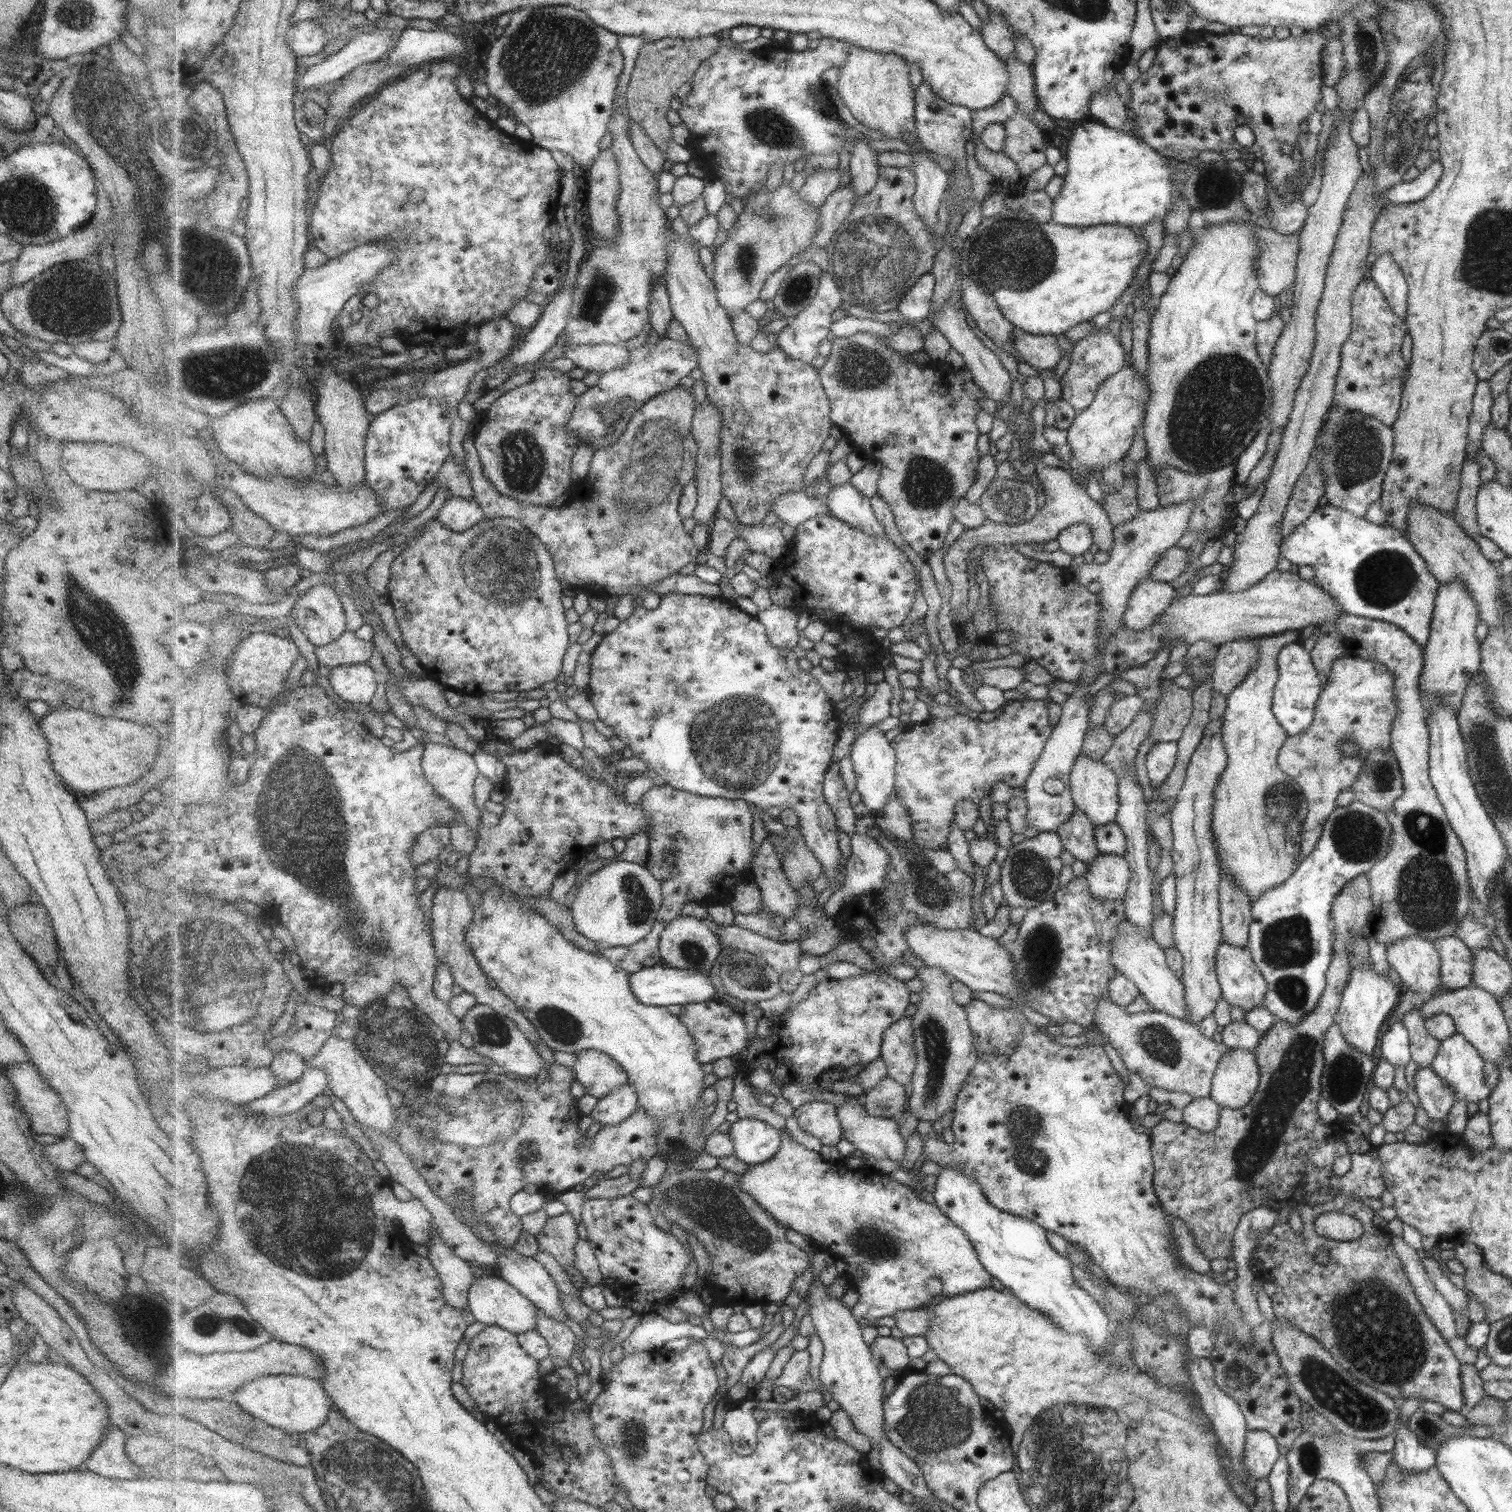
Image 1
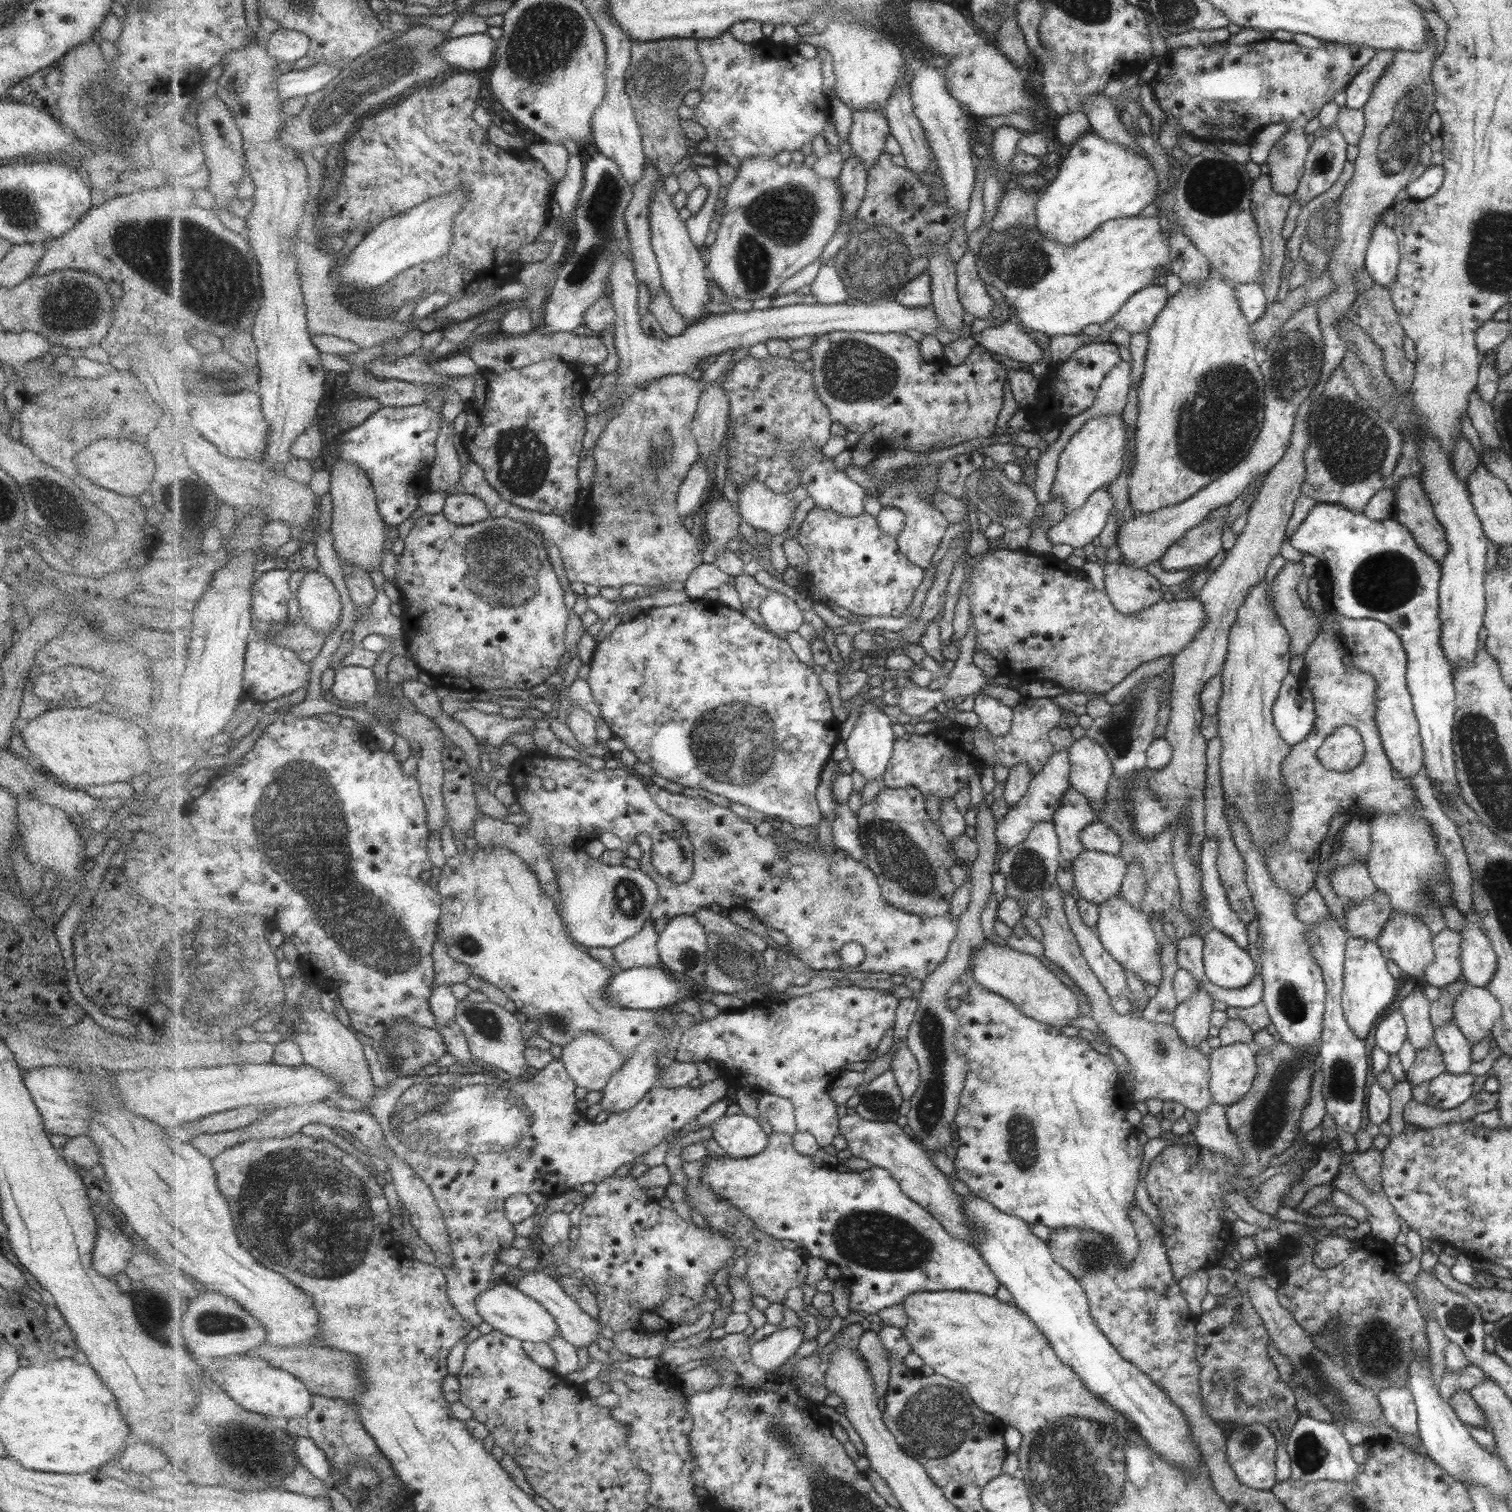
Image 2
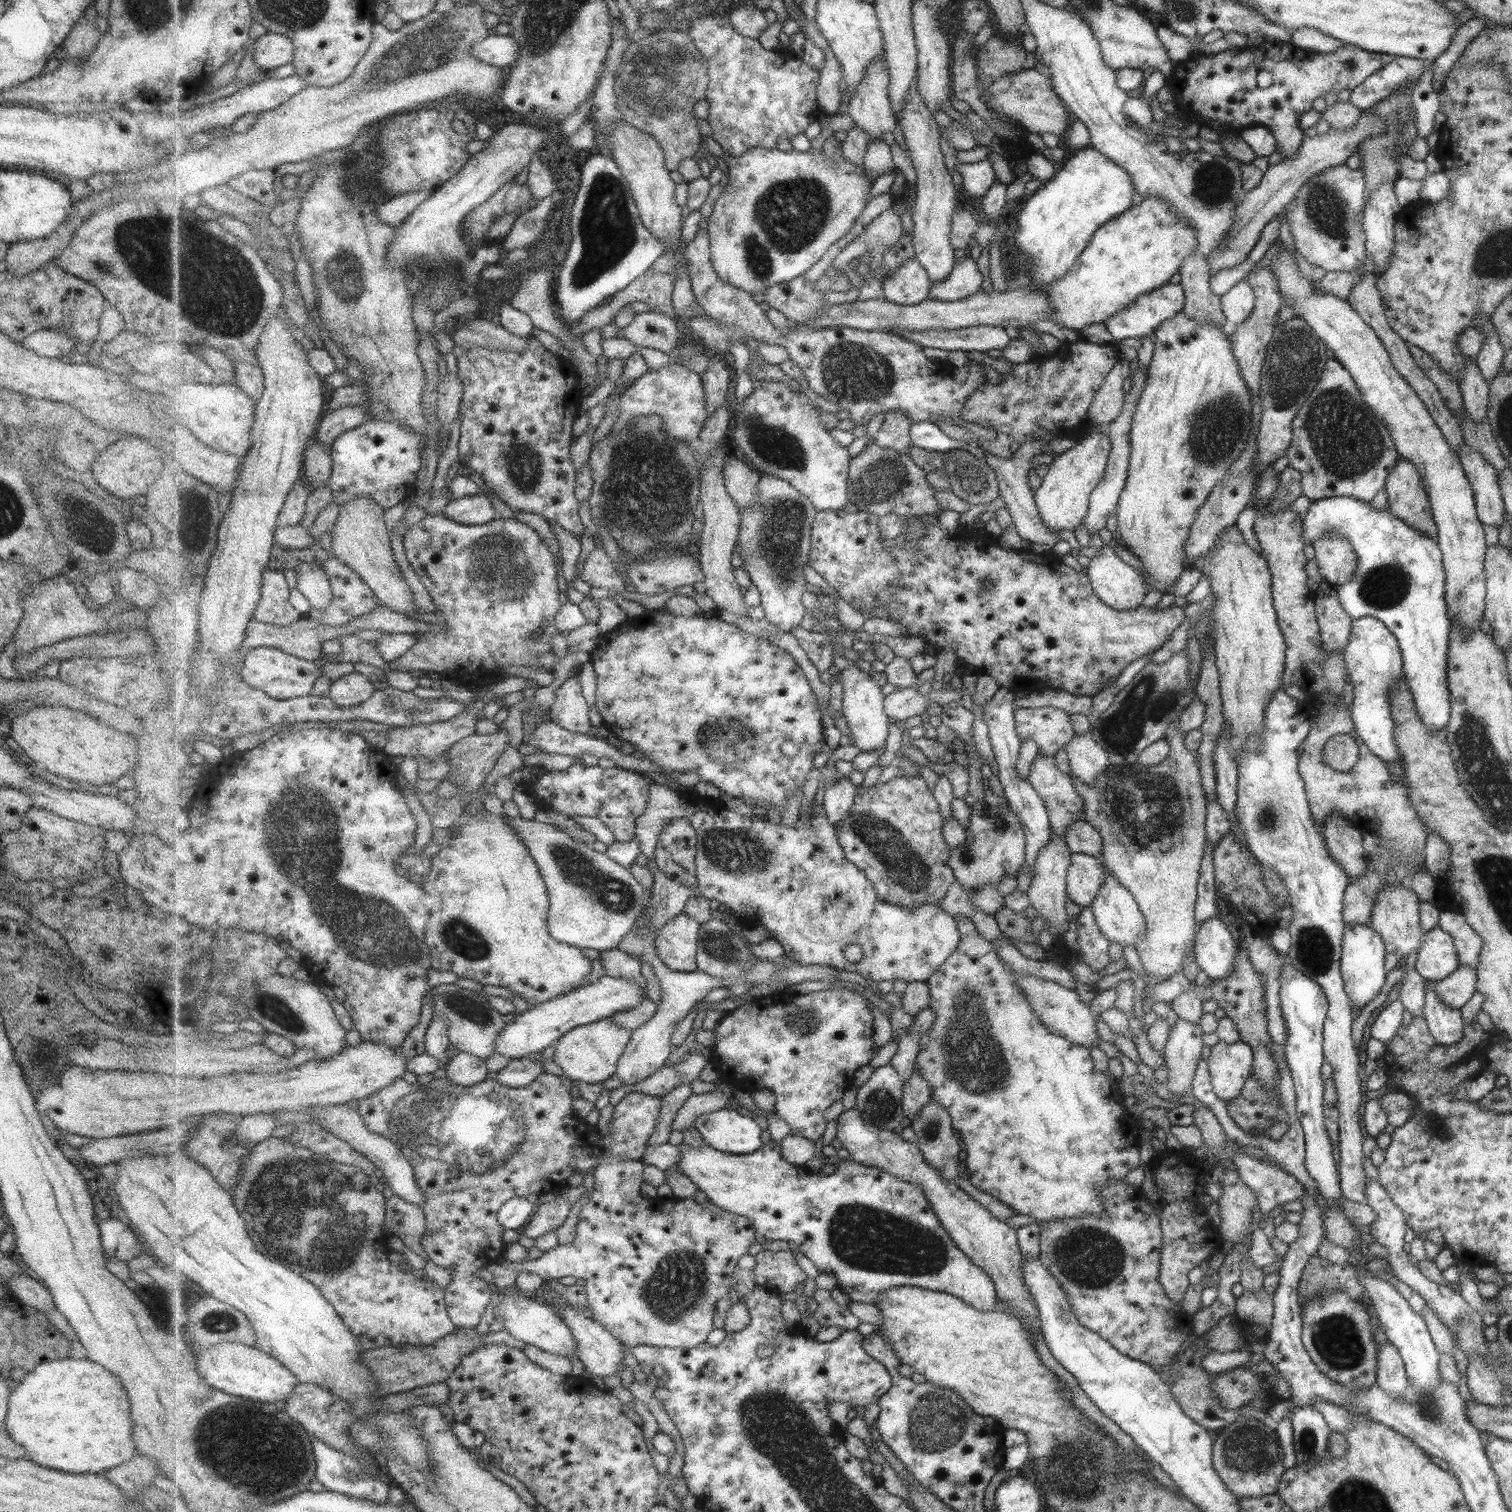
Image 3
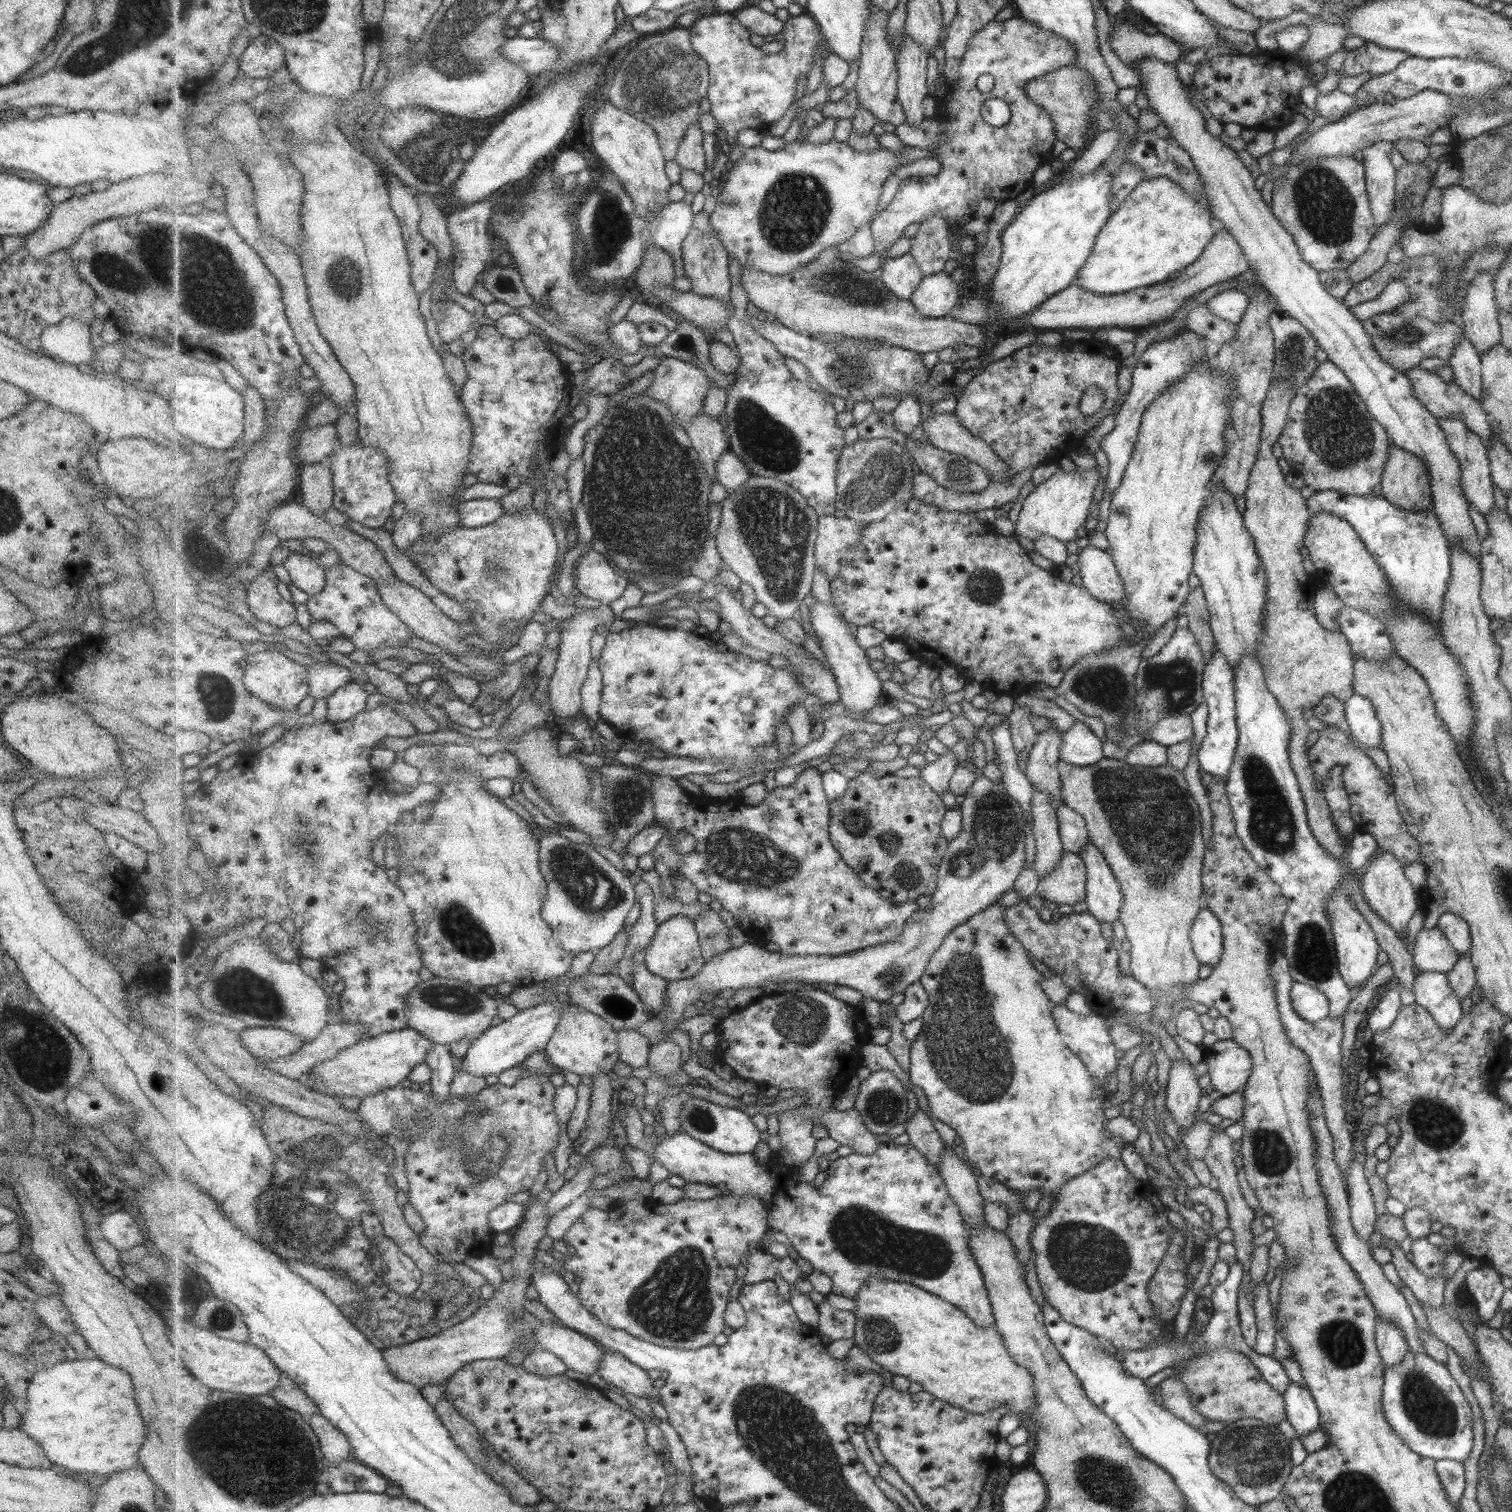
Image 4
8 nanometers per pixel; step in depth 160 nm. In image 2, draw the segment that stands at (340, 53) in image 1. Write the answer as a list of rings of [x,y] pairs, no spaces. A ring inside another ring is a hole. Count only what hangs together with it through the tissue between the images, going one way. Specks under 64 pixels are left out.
[[[317,64],[307,69],[287,71],[274,82],[274,88],[281,95],[281,101],[308,97],[323,90],[340,72],[340,66]]]

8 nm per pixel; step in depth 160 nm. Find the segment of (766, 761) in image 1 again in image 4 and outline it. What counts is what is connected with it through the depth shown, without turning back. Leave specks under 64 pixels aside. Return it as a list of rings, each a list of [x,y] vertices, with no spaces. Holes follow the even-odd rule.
[[[645,622],[619,633],[608,634],[599,659],[604,674],[603,720],[622,739],[652,742],[652,748],[667,755],[725,759],[732,762],[730,770],[751,770],[757,763],[763,763],[760,748],[775,740],[777,724],[786,722],[789,710],[803,700],[807,692],[789,667],[775,669],[767,662],[755,661],[742,653],[735,657],[728,651],[715,634],[705,639],[695,630],[650,626]],[[743,698],[753,698],[756,702],[749,714],[739,710]]]

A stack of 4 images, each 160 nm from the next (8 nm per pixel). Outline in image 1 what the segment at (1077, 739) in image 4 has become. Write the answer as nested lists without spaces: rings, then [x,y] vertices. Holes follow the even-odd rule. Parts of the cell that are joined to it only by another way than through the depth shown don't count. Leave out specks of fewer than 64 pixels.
[[[1080,754],[1070,770],[1070,794],[1074,807],[1085,813],[1093,826],[1113,823],[1117,804],[1117,776],[1106,764]]]

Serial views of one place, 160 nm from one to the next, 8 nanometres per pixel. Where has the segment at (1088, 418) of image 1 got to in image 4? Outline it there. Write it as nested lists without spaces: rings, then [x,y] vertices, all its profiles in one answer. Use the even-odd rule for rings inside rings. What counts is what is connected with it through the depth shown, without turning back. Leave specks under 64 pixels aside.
[[[1059,463],[1055,473],[1049,479],[1035,486],[1033,491],[1023,500],[1013,535],[1015,537],[1024,536],[1023,540],[1028,544],[1036,540],[1036,536],[1040,536],[1040,534],[1046,534],[1063,543],[1076,539],[1077,528],[1083,526],[1090,514],[1093,490],[1098,480],[1097,466],[1084,472],[1075,468],[1069,473],[1067,471],[1063,473]]]

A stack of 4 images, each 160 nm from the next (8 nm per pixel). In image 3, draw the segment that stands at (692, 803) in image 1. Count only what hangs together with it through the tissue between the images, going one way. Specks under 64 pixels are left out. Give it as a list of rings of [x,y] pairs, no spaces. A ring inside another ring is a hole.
[[[655,782],[650,785],[650,797],[647,803],[647,808],[645,812],[637,817],[636,820],[636,837],[641,841],[642,853],[650,860],[647,867],[651,869],[651,872],[655,877],[655,886],[652,890],[652,898],[650,906],[647,906],[647,911],[643,913],[643,916],[639,918],[639,921],[635,923],[634,931],[645,930],[650,923],[651,930],[657,935],[661,928],[666,926],[667,922],[673,920],[680,914],[684,913],[685,907],[687,906],[687,901],[691,897],[705,897],[709,900],[717,900],[719,903],[724,904],[729,907],[731,912],[737,912],[741,919],[741,924],[743,927],[755,927],[757,925],[763,926],[771,932],[773,939],[776,939],[783,947],[785,955],[790,959],[790,961],[801,962],[801,964],[809,964],[809,966],[833,966],[838,970],[850,971],[852,973],[858,973],[862,977],[868,979],[869,981],[892,981],[895,980],[905,980],[905,982],[926,982],[929,977],[937,970],[939,966],[943,966],[947,962],[947,958],[951,954],[955,953],[955,950],[959,948],[959,942],[961,942],[961,932],[959,931],[958,920],[952,914],[945,912],[938,905],[921,905],[917,908],[903,908],[902,906],[897,906],[894,903],[888,903],[883,901],[878,897],[878,891],[874,887],[873,882],[868,876],[858,867],[855,863],[846,859],[845,851],[839,842],[838,830],[833,826],[830,818],[827,814],[825,807],[815,807],[814,804],[811,806],[810,810],[810,821],[804,822],[803,820],[797,820],[790,825],[785,825],[781,823],[773,824],[769,822],[767,818],[762,818],[753,813],[741,814],[732,810],[717,810],[717,808],[711,808],[711,806],[697,806],[697,804],[691,804],[687,806],[687,800],[683,796],[679,796],[677,792],[673,792],[673,789],[666,787],[665,785],[659,785]],[[681,816],[691,816],[692,825],[698,830],[698,853],[696,854],[696,876],[698,877],[697,886],[687,886],[677,879],[671,878],[659,868],[656,862],[656,850],[657,845],[660,841],[660,834],[663,829],[666,828],[669,822],[674,821],[675,818],[681,818]],[[851,944],[857,944],[861,947],[863,958],[859,962],[849,962],[845,958],[845,948]]]

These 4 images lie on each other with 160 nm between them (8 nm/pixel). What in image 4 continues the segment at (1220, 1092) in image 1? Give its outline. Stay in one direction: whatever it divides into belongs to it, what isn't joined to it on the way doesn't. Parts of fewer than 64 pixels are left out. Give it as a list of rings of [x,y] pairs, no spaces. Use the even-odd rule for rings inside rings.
[[[1231,1039],[1218,1040],[1204,1051],[1213,1090],[1222,1095],[1241,1091],[1253,1070],[1249,1052]]]

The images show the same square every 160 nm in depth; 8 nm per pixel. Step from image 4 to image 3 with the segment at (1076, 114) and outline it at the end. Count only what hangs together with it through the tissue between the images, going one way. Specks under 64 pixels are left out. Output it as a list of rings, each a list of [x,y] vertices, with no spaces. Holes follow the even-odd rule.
[[[1041,69],[1018,70],[1006,76],[1000,76],[984,92],[979,91],[979,96],[988,111],[993,110],[1001,116],[1011,117],[1026,132],[1038,135],[1050,132],[1057,136],[1057,134],[1065,134],[1070,126],[1066,106],[1058,98],[1058,94],[1055,94],[1051,78]]]

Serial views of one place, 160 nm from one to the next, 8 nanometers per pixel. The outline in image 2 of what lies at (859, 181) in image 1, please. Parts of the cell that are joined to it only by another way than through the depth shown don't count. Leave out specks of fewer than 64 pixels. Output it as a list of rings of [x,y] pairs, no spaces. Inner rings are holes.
[[[857,110],[852,114],[849,143],[868,170],[885,152],[887,138],[892,135],[889,119],[881,110]]]

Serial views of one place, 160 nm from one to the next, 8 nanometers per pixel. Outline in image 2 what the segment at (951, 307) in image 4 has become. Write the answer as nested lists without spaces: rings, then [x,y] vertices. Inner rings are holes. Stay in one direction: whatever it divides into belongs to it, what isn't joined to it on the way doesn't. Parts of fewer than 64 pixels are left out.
[[[967,252],[957,263],[958,295],[966,312],[974,318],[989,318],[993,302],[984,289],[984,282],[978,274],[975,254]]]

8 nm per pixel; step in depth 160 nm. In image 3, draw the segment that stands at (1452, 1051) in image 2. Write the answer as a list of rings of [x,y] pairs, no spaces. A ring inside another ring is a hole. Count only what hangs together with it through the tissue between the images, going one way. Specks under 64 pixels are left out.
[[[1433,984],[1426,988],[1425,1004],[1422,1008],[1422,1016],[1430,1030],[1436,1044],[1449,1046],[1461,1038],[1463,1018],[1461,1010],[1447,1008],[1435,994]]]

